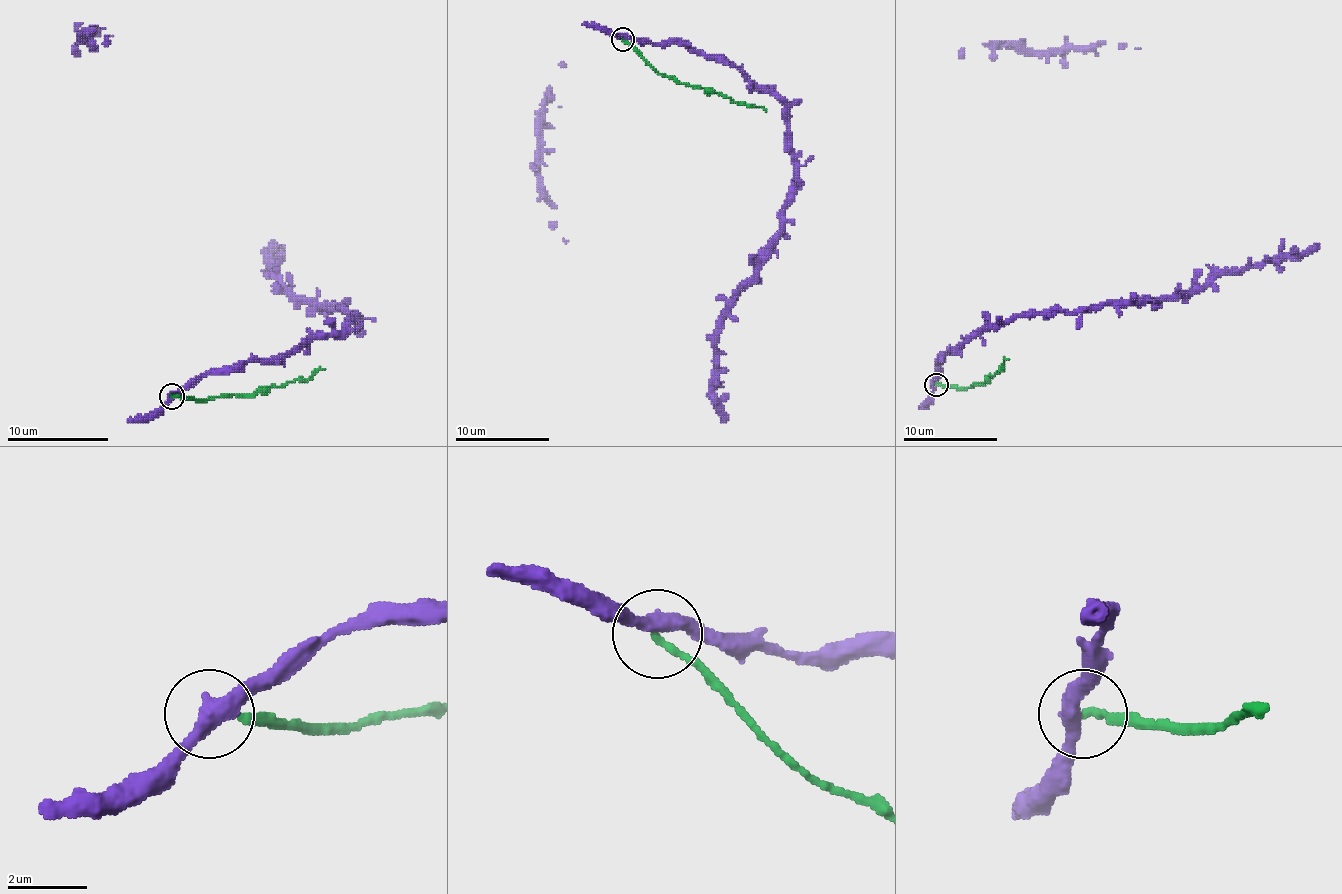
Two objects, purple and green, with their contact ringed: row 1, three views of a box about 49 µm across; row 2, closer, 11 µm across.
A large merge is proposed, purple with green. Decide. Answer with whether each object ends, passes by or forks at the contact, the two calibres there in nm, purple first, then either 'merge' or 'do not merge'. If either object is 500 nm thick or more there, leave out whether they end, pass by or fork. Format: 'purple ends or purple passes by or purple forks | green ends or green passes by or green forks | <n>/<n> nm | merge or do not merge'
purple passes by | green ends | 400/170 nm | do not merge

